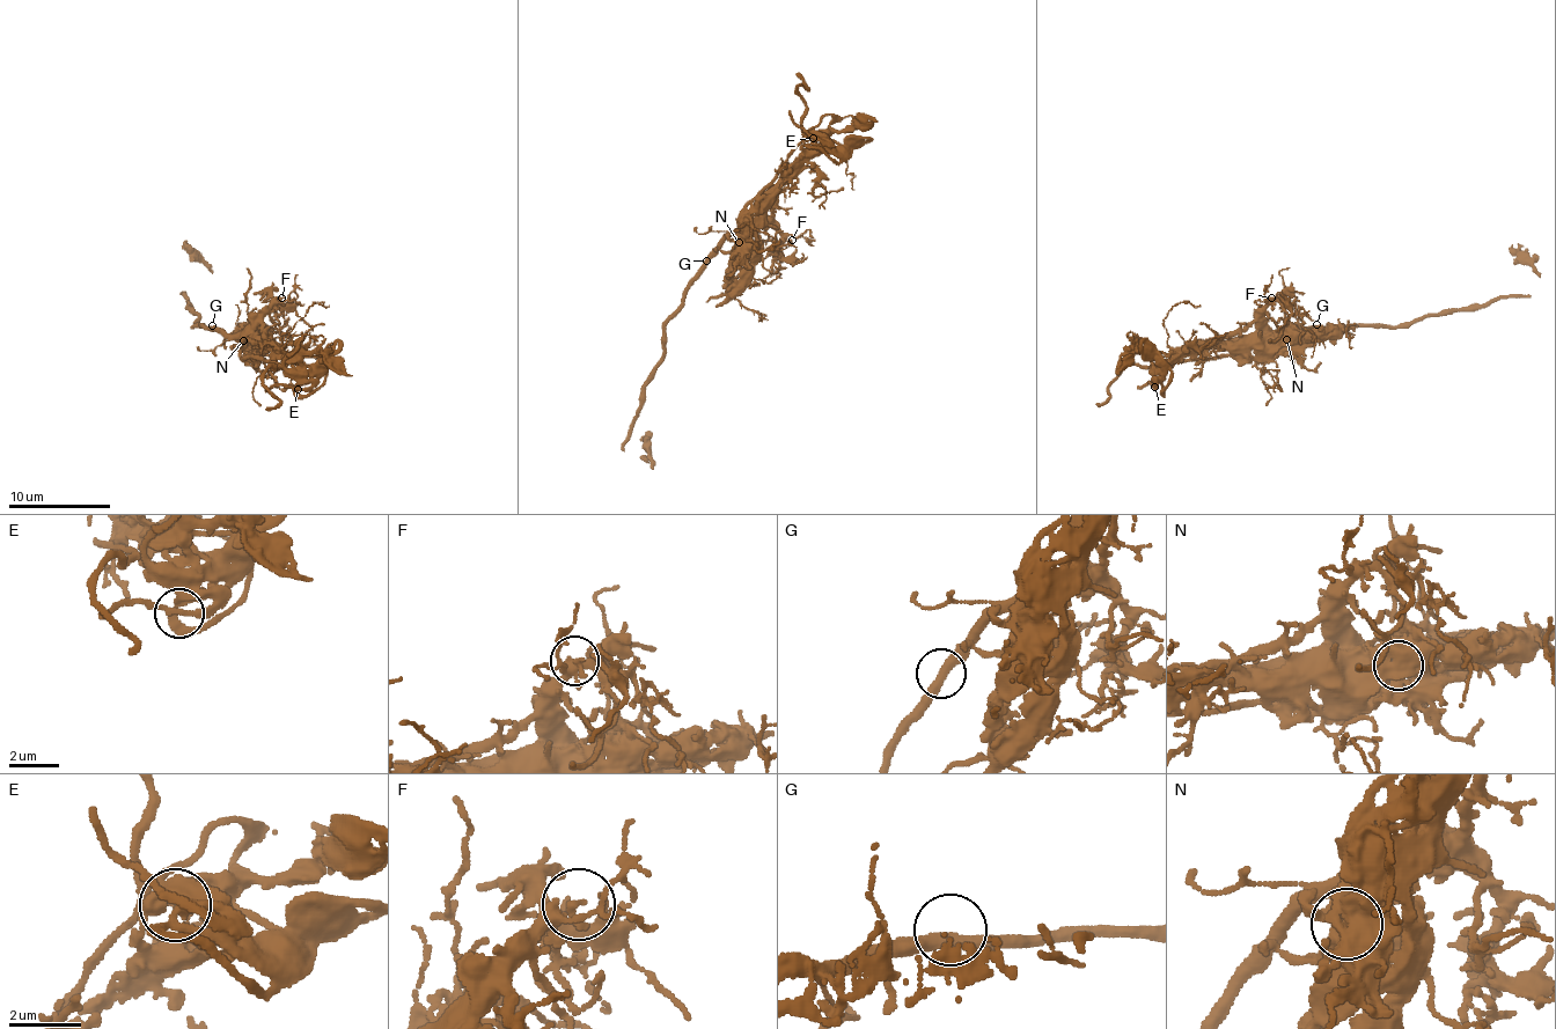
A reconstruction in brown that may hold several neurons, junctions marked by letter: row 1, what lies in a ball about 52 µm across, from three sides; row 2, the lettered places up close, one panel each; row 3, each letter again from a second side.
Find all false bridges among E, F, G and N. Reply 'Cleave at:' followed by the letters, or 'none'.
Cleave at: N

